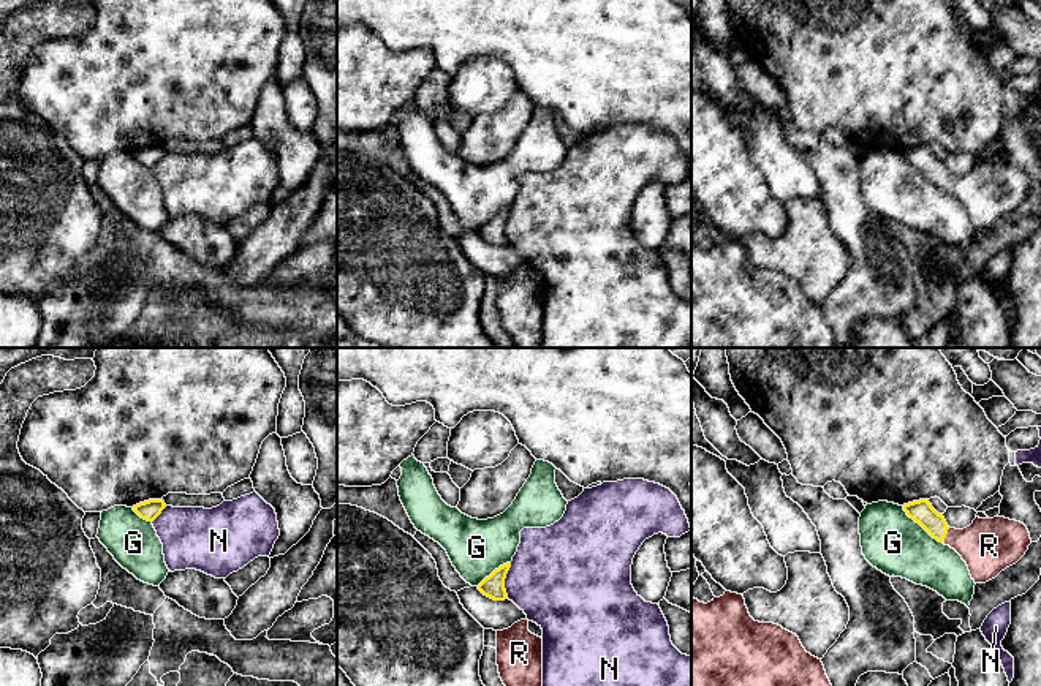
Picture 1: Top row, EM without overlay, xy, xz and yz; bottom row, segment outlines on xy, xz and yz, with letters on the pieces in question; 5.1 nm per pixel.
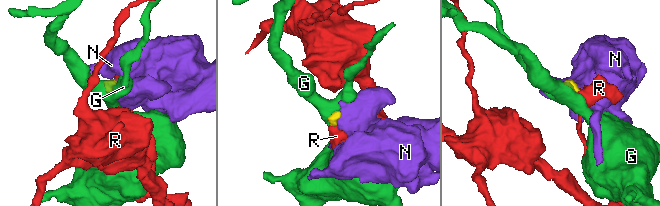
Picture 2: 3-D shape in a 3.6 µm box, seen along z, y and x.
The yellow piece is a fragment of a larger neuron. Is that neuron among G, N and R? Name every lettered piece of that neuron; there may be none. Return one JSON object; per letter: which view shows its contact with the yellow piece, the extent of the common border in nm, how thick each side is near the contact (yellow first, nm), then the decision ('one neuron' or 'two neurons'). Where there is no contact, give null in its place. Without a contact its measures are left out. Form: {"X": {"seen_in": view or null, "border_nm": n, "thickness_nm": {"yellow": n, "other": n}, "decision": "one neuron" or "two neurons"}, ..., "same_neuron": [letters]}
{"G": {"seen_in": "yz", "border_nm": 280, "thickness_nm": {"yellow": 120, "other": 320}, "decision": "two neurons"}, "N": {"seen_in": "xz", "border_nm": 190, "thickness_nm": {"yellow": 120, "other": 440}, "decision": "two neurons"}, "R": {"seen_in": "yz", "border_nm": 90, "thickness_nm": {"yellow": 120, "other": 280}, "decision": "one neuron"}, "same_neuron": ["R"]}

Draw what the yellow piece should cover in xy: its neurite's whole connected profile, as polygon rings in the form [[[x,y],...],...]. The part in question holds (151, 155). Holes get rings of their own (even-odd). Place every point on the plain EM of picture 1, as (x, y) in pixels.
[[[149,145],[133,152],[133,156],[144,166],[153,168],[166,153],[163,145]]]

